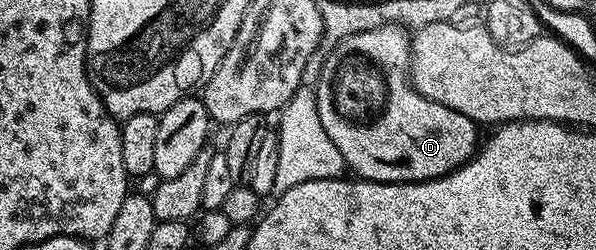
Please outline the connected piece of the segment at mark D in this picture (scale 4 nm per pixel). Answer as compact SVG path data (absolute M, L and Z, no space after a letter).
M390 23L380 29L368 29L368 33L344 37L329 48L327 55L330 56L322 59L322 72L314 88L320 125L324 125L328 137L332 137L332 145L340 149L347 168L357 178L370 179L373 183L424 183L427 179L438 179L462 167L479 150L479 124L464 117L464 113L456 113L456 109L448 109L424 97L409 82L389 83L374 64L374 55L370 51L406 53L410 49L411 38L411 32L405 26Z

